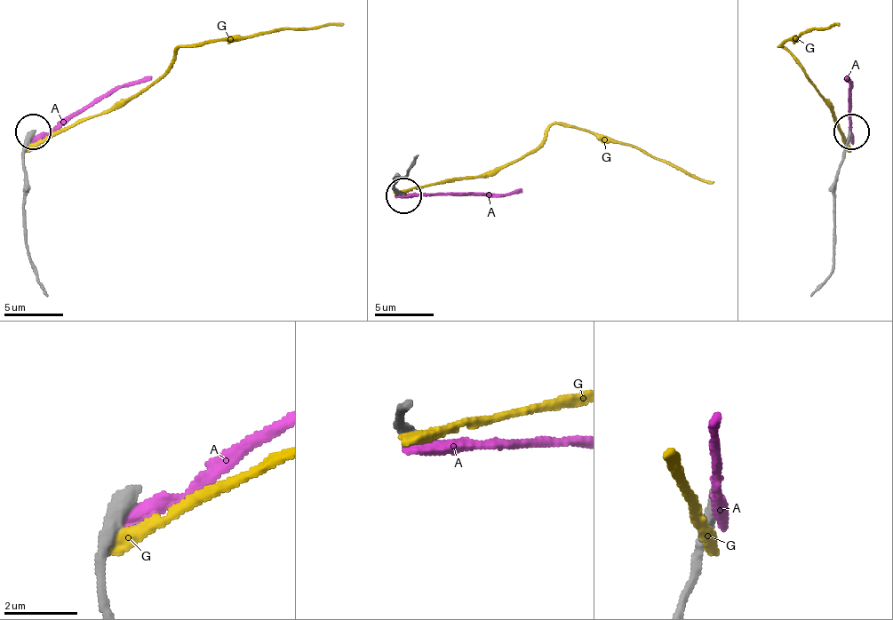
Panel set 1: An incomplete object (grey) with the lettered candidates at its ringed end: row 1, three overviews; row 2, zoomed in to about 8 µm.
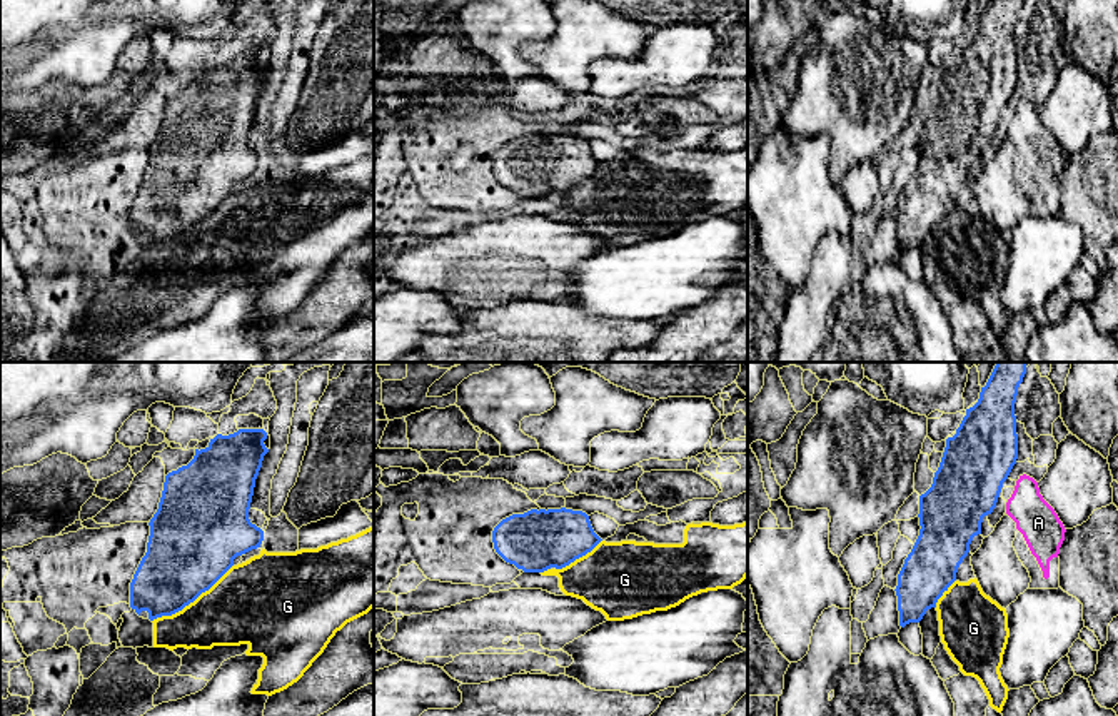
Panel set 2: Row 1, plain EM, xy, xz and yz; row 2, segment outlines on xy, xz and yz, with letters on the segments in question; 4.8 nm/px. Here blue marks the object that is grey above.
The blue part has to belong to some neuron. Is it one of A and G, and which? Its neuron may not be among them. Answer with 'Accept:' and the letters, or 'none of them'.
Accept: none of them

